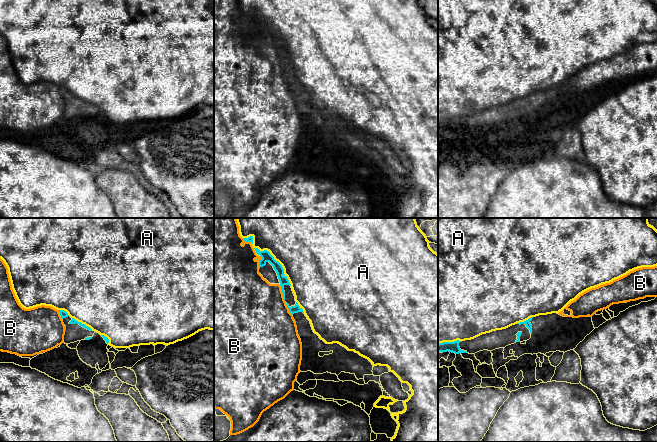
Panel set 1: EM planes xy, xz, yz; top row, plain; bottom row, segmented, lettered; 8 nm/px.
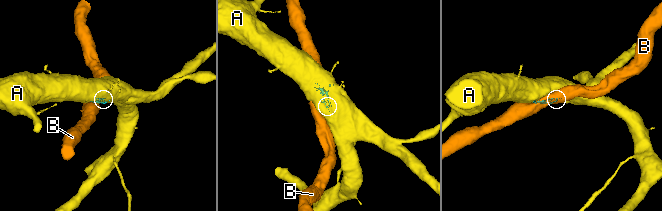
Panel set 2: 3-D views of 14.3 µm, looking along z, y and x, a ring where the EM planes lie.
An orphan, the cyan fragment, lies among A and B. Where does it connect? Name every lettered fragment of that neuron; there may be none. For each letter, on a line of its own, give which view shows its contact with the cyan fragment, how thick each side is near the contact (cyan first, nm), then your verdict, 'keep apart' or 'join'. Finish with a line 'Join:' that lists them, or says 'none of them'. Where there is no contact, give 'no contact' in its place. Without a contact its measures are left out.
A: xz | 80/460 nm | join
B: xz | 80/460 nm | keep apart
Join: A

